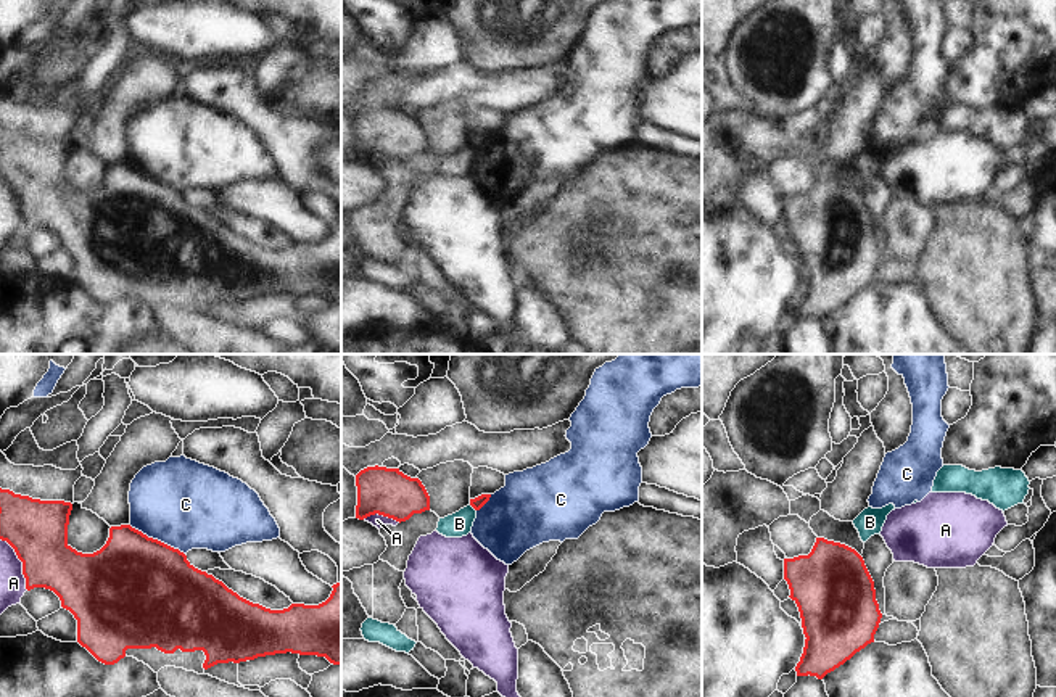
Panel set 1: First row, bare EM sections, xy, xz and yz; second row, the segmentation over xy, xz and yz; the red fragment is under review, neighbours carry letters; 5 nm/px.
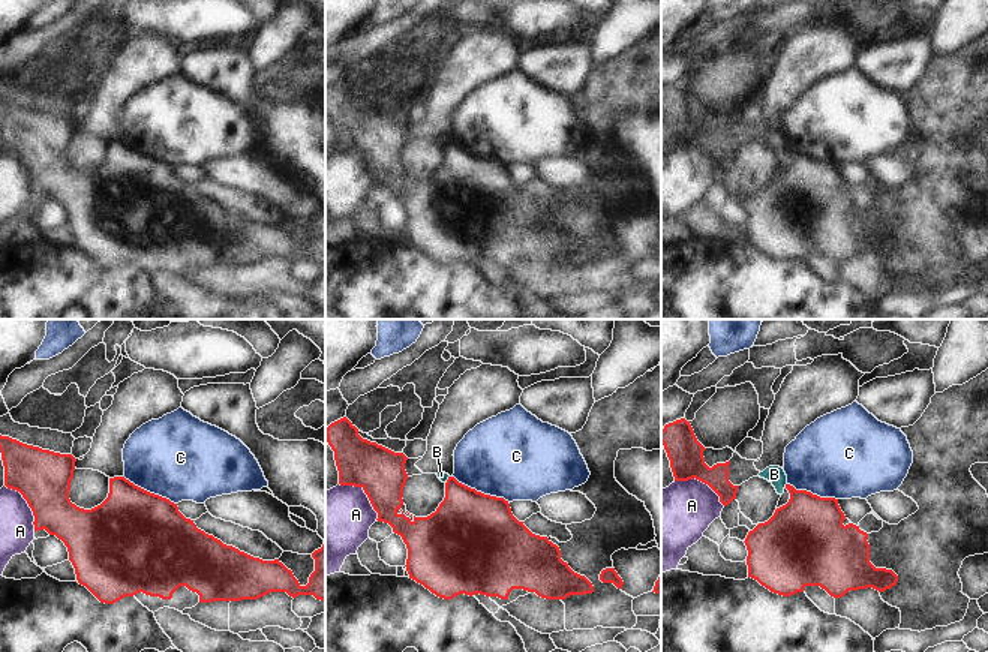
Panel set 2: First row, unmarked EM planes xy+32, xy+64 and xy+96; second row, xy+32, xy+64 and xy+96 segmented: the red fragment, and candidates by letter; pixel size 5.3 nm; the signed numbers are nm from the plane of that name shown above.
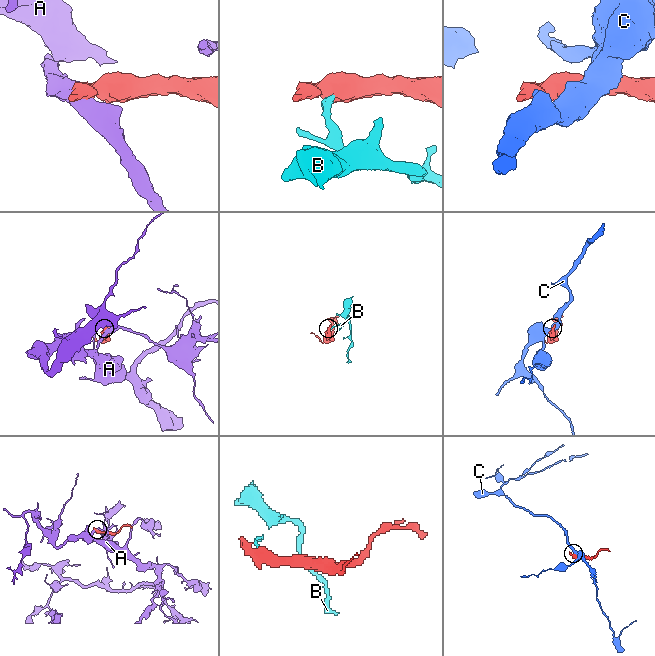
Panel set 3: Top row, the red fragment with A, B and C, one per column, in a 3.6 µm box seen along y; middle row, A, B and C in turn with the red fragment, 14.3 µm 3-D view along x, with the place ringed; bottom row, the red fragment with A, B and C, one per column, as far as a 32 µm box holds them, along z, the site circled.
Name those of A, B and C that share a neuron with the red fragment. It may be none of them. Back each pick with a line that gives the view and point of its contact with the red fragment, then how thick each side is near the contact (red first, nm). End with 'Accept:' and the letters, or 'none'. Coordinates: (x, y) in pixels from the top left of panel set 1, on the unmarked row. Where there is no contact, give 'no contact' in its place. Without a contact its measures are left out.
Accept: none

